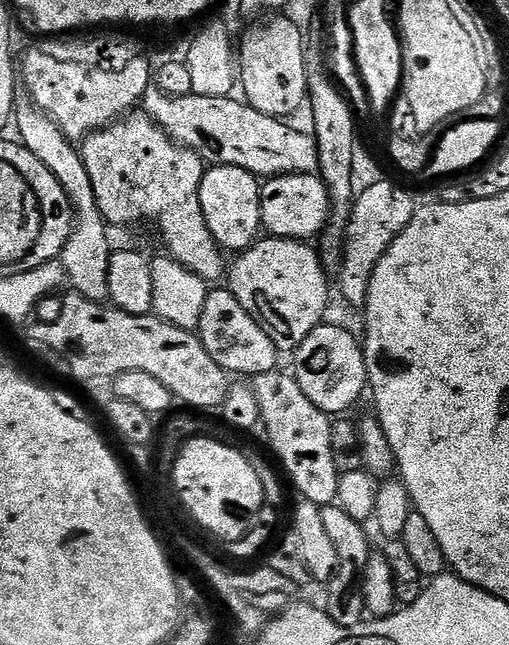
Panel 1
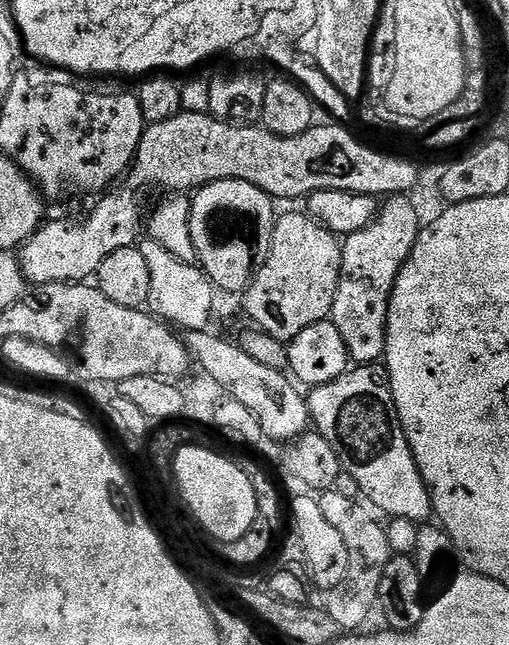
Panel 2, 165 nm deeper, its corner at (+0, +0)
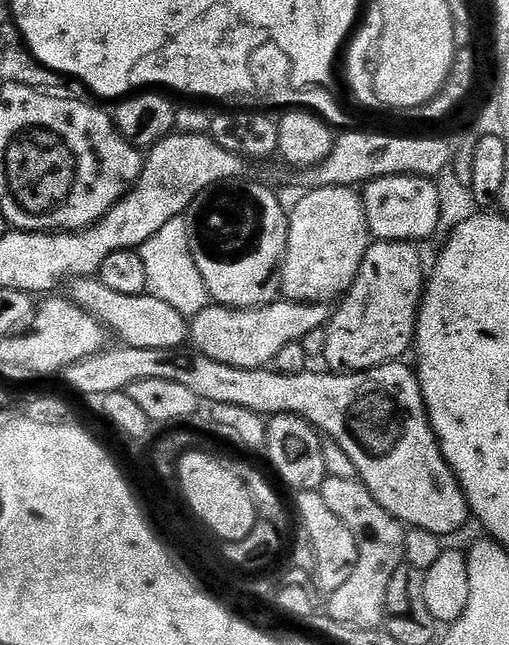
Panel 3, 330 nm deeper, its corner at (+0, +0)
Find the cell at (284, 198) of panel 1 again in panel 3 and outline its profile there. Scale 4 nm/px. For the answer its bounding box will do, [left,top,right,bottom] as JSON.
[363,176,440,240]

